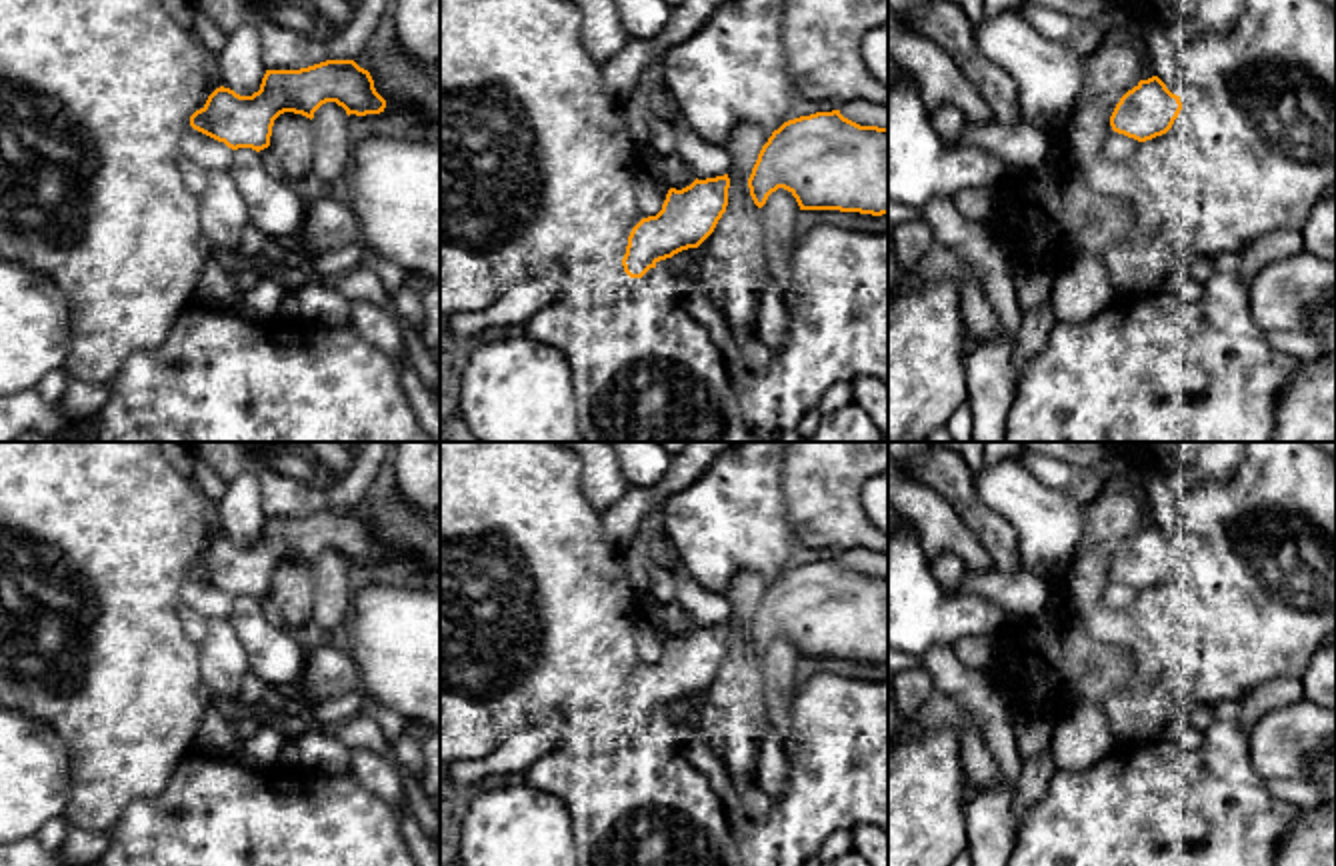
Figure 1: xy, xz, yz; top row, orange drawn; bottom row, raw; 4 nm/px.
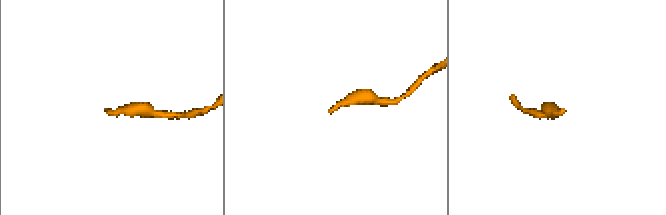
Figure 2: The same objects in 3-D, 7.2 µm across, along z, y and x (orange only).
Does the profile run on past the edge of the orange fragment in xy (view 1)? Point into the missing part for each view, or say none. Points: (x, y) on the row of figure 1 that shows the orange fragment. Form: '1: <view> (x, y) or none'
1: none

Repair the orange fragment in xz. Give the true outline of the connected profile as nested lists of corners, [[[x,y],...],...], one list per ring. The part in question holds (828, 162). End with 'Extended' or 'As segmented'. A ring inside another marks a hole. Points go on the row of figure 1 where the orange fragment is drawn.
[[[840,110],[788,120],[762,146],[748,188],[758,208],[772,192],[784,188],[800,210],[888,214],[888,128],[860,126]]]. As segmented

